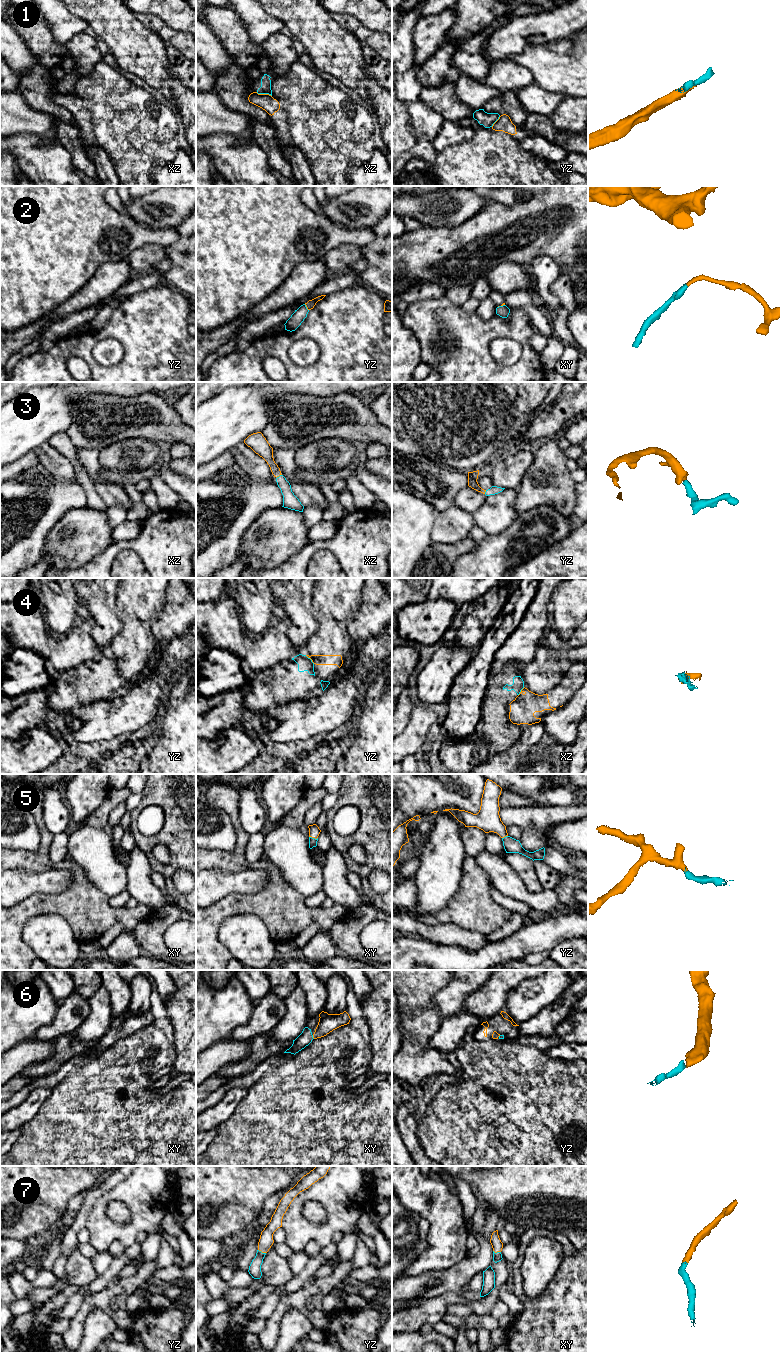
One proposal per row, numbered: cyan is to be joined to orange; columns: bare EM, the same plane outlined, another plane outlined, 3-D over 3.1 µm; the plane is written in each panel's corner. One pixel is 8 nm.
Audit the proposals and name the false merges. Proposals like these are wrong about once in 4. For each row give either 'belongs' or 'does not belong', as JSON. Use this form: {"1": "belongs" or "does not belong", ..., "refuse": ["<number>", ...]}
{"1": "does not belong", "2": "belongs", "3": "belongs", "4": "does not belong", "5": "belongs", "6": "belongs", "7": "belongs", "refuse": ["1", "4"]}

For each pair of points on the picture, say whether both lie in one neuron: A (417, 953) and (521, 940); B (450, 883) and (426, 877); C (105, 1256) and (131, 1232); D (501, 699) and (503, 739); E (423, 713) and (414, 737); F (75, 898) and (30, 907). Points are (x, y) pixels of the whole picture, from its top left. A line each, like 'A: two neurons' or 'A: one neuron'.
A: one neuron
B: one neuron
C: two neurons
D: one neuron
E: one neuron
F: one neuron

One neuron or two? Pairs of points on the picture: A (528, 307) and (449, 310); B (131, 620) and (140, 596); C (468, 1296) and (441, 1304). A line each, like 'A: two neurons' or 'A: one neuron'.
A: two neurons
B: one neuron
C: one neuron

